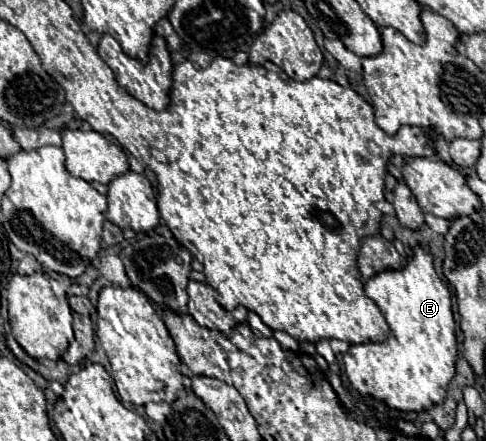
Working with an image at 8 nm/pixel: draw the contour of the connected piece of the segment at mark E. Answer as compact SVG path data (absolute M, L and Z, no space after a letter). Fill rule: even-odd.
M419 243L411 257L407 257L407 265L399 271L383 271L365 281L365 295L375 301L381 309L387 325L389 339L383 343L363 343L351 345L343 355L345 373L349 377L351 387L363 397L373 397L383 401L389 409L397 411L427 411L433 405L443 403L447 395L447 385L455 375L455 359L457 359L457 339L455 339L455 319L451 311L451 293L439 275L433 269L433 257L427 251L427 245Z

